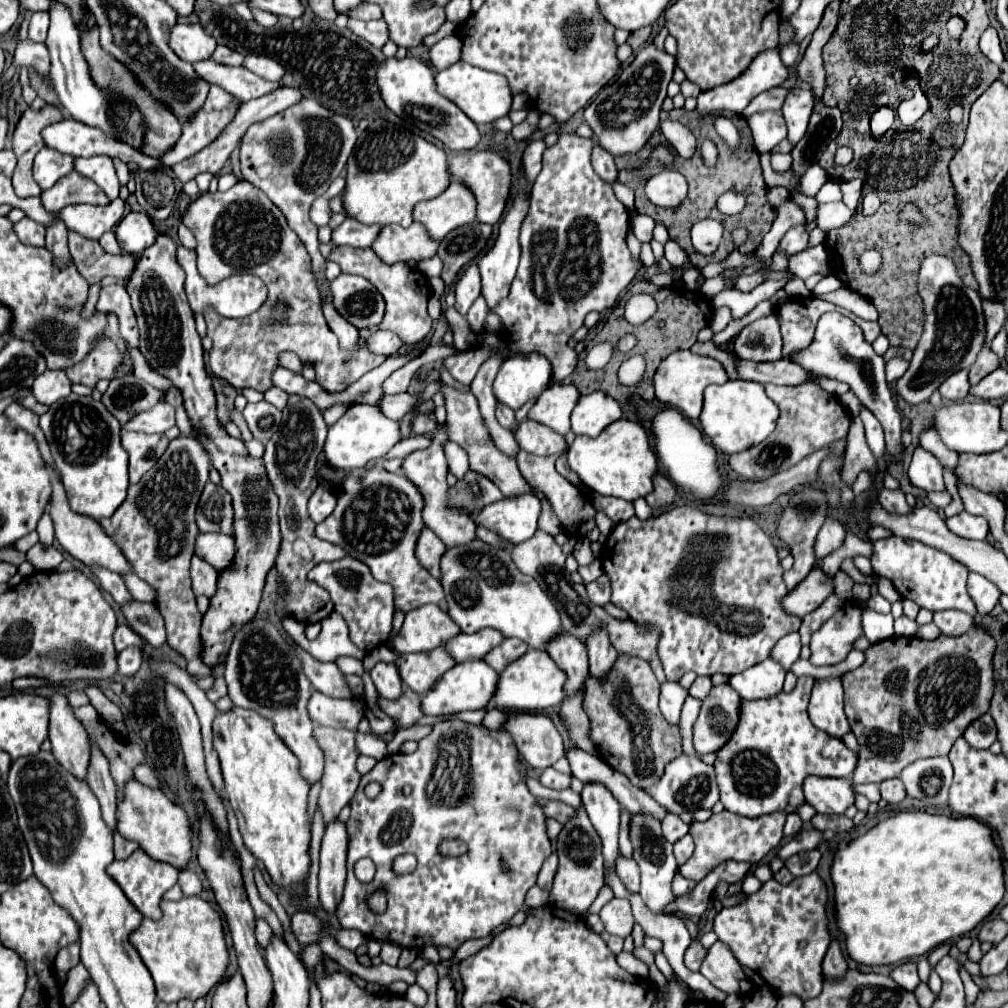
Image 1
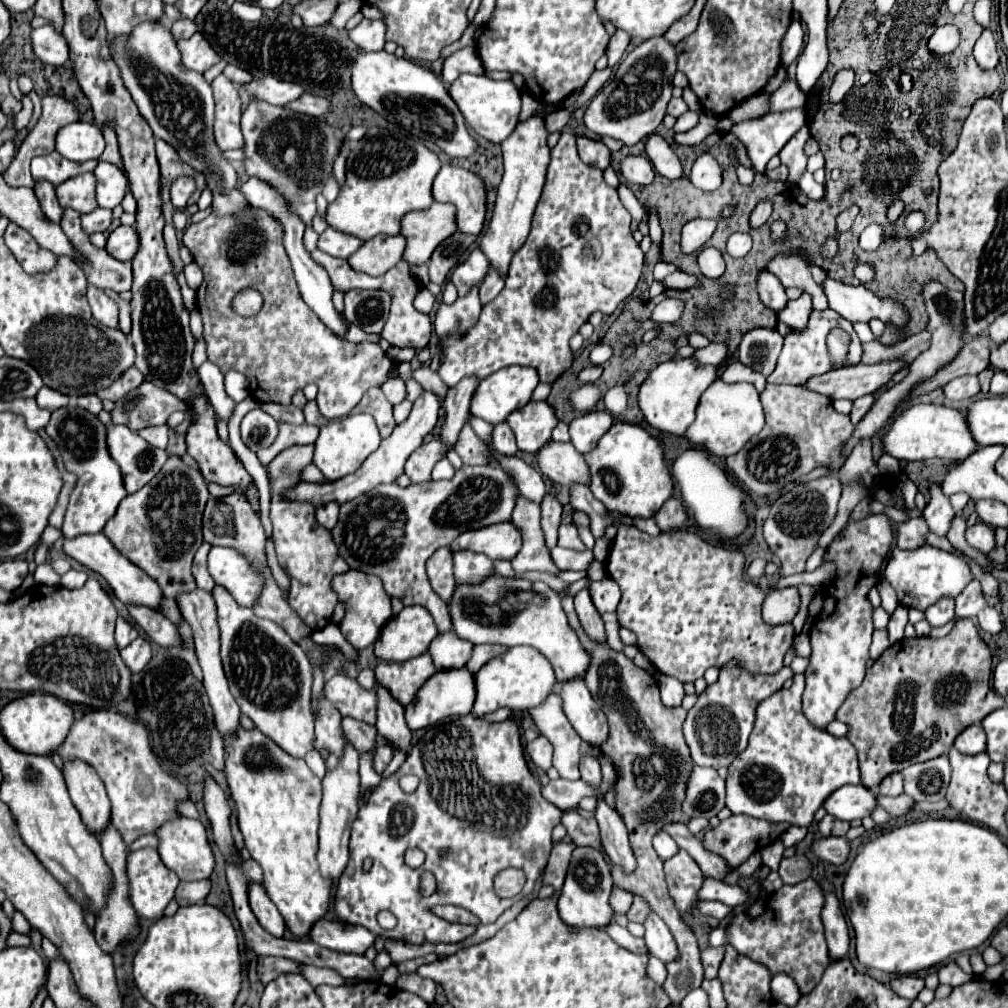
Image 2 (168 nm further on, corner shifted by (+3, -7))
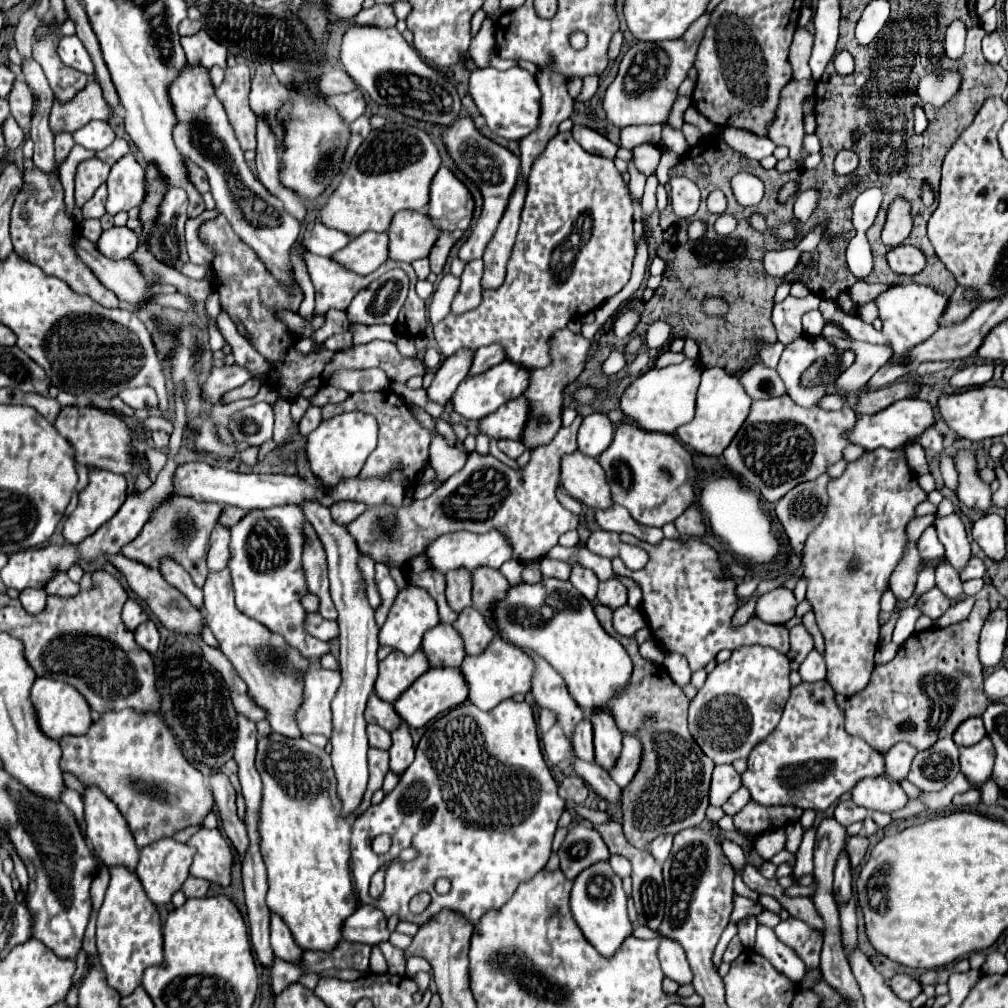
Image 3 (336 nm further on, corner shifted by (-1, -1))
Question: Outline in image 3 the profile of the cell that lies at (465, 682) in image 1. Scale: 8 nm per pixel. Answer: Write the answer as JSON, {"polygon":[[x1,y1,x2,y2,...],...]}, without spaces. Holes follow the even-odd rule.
{"polygon":[[431,668,421,678,417,678,415,684,409,690,405,690,405,694,393,706,395,706,397,714,411,728,421,728,427,722,431,722,439,712,445,712,445,710,465,704,467,698,469,698,469,686,459,668]]}

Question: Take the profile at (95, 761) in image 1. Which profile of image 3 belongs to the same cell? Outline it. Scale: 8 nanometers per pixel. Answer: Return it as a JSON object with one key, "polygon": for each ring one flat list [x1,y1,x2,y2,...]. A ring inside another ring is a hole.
{"polygon":[[109,866,109,886,97,918,97,950,109,984,121,996,129,996,141,984,143,970,153,964,163,964,161,920,155,904,145,896,137,874,125,866]]}

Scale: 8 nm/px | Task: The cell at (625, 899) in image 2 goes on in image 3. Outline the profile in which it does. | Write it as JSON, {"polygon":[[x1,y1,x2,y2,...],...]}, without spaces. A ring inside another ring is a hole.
{"polygon":[[611,856,611,858,609,858,609,864,611,864,613,872,615,872,619,878,631,876,631,864,629,864,629,860,625,860,623,856,621,856,621,858,619,858,619,856]]}

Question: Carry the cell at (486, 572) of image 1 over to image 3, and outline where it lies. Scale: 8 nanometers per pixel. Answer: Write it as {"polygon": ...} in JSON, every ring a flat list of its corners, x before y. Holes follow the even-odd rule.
{"polygon":[[543,578,543,584,519,582,507,590,503,600,493,604,491,612,497,636,545,658,563,676,571,696,581,708,595,710,607,706,613,694,629,682,631,660,625,648,601,628,593,616,593,604,589,604,571,582,555,578]]}

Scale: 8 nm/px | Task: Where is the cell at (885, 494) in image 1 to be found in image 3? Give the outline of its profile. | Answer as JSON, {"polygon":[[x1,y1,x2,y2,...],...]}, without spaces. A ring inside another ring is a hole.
{"polygon":[[929,526,921,538,917,540,917,550,921,554,921,558,925,560,933,560,937,556,943,556,943,544,937,540,937,534,935,534,935,528]]}

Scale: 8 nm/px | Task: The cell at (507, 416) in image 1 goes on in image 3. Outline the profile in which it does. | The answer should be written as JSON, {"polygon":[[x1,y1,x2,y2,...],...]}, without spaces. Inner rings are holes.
{"polygon":[[497,440,497,446,501,452,505,452,513,460,525,452,525,446,519,440]]}

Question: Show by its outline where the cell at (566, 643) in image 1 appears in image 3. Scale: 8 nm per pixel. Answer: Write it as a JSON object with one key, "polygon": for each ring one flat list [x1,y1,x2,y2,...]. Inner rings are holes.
{"polygon":[[597,708,597,712,589,712,589,722,593,726,593,740,595,740,595,762,601,764,605,770,613,768,619,752,621,752,621,738,613,716,605,708]]}

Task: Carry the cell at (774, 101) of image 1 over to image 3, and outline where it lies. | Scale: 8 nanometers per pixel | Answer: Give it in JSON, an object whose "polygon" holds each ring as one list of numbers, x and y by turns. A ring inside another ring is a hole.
{"polygon":[[797,28,793,36,793,44,789,50,789,64,793,68,793,80,813,80,809,70,809,56,811,56,813,36,805,28]]}

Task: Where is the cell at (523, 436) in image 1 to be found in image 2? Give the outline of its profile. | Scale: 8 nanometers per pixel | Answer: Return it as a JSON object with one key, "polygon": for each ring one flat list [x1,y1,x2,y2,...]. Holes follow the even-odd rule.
{"polygon":[[551,442,537,452,541,472,553,482,569,488,573,484,589,486,589,466,571,442]]}

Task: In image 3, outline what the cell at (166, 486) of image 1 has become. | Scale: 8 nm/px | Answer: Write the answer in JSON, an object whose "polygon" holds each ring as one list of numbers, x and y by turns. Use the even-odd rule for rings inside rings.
{"polygon":[[173,492,165,502,157,504,145,522,143,530,135,540,123,546,121,554,143,562,149,568,159,568,163,558,171,558,177,564,181,564,193,578,193,582,201,588,207,580,207,566,205,566,205,552,209,548,209,534,213,526,217,524,217,516,221,514,221,504,217,502,205,502,195,500,191,496,183,496,179,492]]}

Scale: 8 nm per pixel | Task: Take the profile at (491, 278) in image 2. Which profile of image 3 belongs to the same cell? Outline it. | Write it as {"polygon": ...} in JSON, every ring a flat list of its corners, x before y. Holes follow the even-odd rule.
{"polygon":[[521,184,515,186,513,196,509,198,509,204,505,210,505,218,501,218,493,240,485,248,485,256,483,256,485,272,481,278,483,290,495,290,505,280,507,262,511,258,511,250,515,244,517,228,519,228,519,216,521,216,525,192,527,192,527,188,521,188]]}

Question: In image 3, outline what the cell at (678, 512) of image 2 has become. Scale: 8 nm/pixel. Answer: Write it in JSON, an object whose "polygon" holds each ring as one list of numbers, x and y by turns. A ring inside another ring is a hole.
{"polygon":[[689,506,673,524,681,536,703,536,705,534,703,514,699,512,697,506]]}

